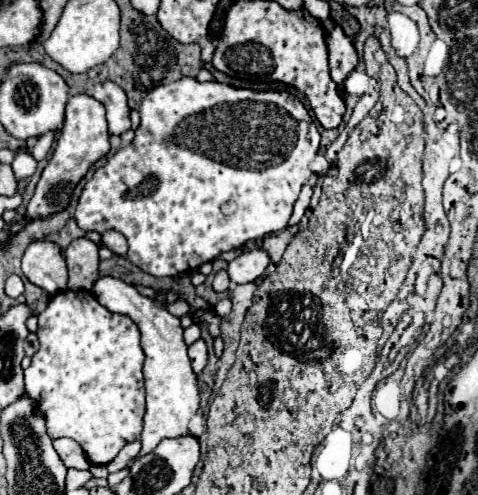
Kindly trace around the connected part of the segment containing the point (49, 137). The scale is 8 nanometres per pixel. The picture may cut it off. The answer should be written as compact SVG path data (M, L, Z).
M48 132L46 136L42 136L42 138L36 142L36 146L32 148L32 156L34 156L36 162L40 162L40 160L46 158L46 154L48 154L52 142L54 142L54 132Z

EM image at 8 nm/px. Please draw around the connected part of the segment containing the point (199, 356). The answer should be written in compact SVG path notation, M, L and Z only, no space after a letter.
M202 338L196 340L196 342L188 348L188 356L190 356L190 360L192 360L194 372L200 374L202 368L206 366L206 362L208 362L208 350L206 350L206 344L204 344Z

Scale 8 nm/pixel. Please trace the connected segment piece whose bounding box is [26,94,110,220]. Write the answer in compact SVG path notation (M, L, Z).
M76 94L68 98L66 104L66 118L64 118L64 128L58 134L56 150L54 156L50 158L48 166L44 168L40 182L36 186L36 192L28 204L26 220L28 218L46 218L50 214L56 214L68 206L70 194L74 186L84 178L88 168L102 158L110 150L110 132L106 126L106 116L104 116L104 106L88 96L88 94Z

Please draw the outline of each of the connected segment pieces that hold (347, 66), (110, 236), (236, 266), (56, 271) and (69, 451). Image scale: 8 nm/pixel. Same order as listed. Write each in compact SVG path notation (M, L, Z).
M340 26L326 32L328 52L330 52L330 74L336 84L342 84L346 76L358 66L358 54L352 40L344 34Z
M106 230L106 232L102 234L102 242L104 242L114 254L120 254L120 256L124 256L126 250L128 250L126 238L124 238L120 232L116 232L116 230Z
M252 248L248 252L242 252L238 258L234 258L228 264L226 272L232 282L248 284L248 282L254 282L260 274L264 274L268 262L270 258L266 252L262 252L260 248Z
M30 242L22 254L22 274L50 296L62 292L68 284L62 250L52 242Z
M56 438L54 440L54 448L56 448L56 452L62 458L62 462L68 468L78 468L78 470L88 470L90 468L90 462L84 456L84 450L80 448L78 442L74 442L70 438Z

